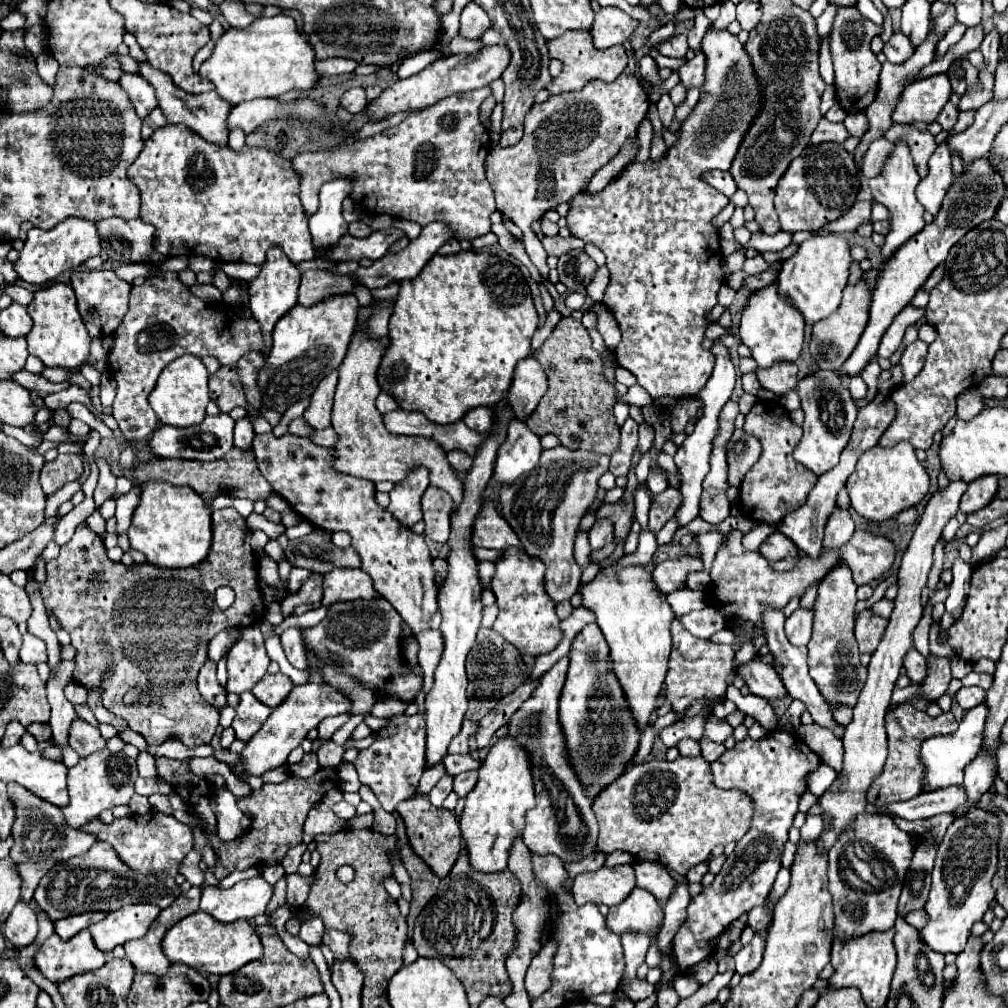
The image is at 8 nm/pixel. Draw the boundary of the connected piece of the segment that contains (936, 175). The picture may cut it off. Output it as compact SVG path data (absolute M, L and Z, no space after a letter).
M942 143L938 145L938 149L934 151L930 159L930 173L920 181L918 191L916 191L916 197L924 205L926 211L930 211L932 215L940 211L944 195L948 193L952 181L954 177L952 177L950 149L946 147L946 143Z

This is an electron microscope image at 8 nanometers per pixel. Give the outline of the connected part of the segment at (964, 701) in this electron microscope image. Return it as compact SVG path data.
M962 687L956 693L956 701L964 711L976 707L978 703L984 703L984 699L986 699L986 691L980 687Z

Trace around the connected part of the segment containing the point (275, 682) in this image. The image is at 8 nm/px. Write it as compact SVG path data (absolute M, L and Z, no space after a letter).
M266 673L260 683L256 683L256 687L252 689L252 693L268 707L276 707L278 703L282 703L282 699L290 693L290 687L292 687L292 681L282 675L282 673L276 673L276 675L270 675Z

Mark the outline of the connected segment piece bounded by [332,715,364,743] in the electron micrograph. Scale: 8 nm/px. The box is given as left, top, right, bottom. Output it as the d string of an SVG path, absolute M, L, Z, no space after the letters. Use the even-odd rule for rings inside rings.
M356 715L356 717L350 717L336 733L334 733L334 737L332 737L332 741L336 741L336 743L346 743L348 739L350 739L350 735L352 735L352 731L356 729L356 725L360 725L364 719L362 719L362 715Z

